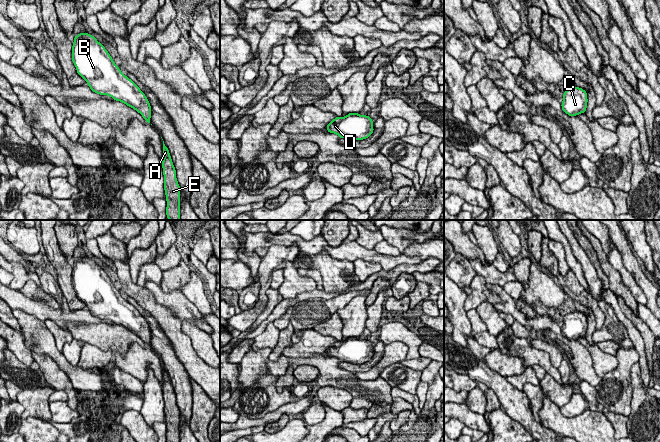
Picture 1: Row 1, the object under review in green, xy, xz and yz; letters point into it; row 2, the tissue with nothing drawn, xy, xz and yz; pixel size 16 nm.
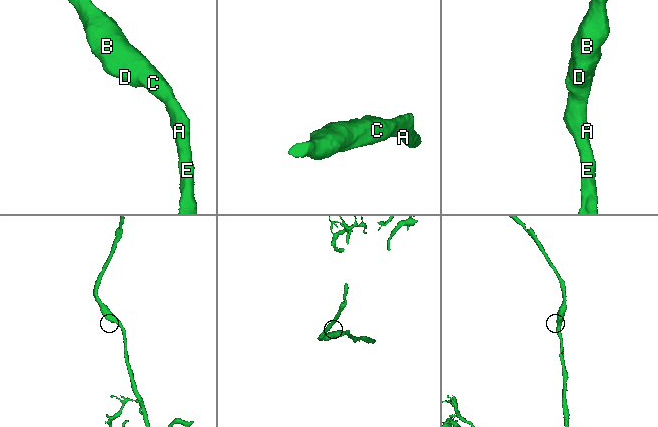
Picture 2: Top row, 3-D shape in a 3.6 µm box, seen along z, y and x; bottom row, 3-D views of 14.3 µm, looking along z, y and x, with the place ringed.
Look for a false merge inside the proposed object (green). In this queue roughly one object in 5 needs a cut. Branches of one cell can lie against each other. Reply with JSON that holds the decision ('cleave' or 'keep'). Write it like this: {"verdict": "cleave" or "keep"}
{"verdict": "keep"}

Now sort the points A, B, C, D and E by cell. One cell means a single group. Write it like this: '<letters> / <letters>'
A B C D E

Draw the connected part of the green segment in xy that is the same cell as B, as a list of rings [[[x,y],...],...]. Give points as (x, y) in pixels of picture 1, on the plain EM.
[[[87,256],[74,261],[72,285],[92,316],[111,320],[139,336],[151,348],[151,331],[145,318],[125,300],[108,275]]]

